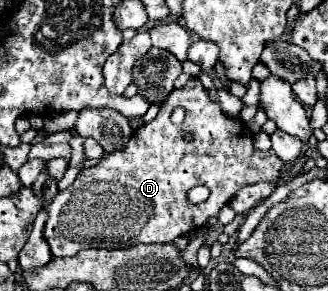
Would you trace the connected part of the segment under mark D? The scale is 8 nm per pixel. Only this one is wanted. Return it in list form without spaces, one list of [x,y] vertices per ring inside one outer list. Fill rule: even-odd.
[[[190,78],[184,88],[174,90],[170,98],[166,98],[160,114],[152,122],[138,128],[122,150],[108,154],[92,168],[84,168],[72,186],[58,192],[50,200],[46,206],[48,220],[44,226],[44,236],[52,256],[72,256],[84,248],[128,248],[140,242],[174,242],[178,236],[186,236],[202,228],[208,218],[216,216],[242,186],[256,184],[260,180],[278,180],[282,166],[284,164],[274,150],[256,150],[252,146],[252,132],[248,132],[244,122],[226,116],[220,104],[208,98],[202,82],[198,78]],[[174,108],[186,110],[182,126],[170,122]],[[184,130],[194,134],[192,142],[182,138]],[[194,186],[206,186],[210,190],[210,198],[200,204],[188,202],[188,190]]]

